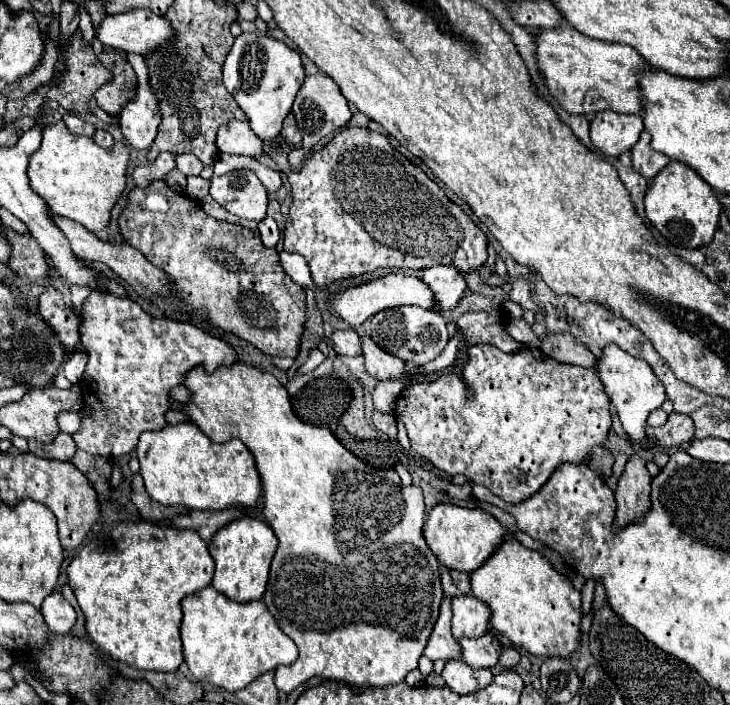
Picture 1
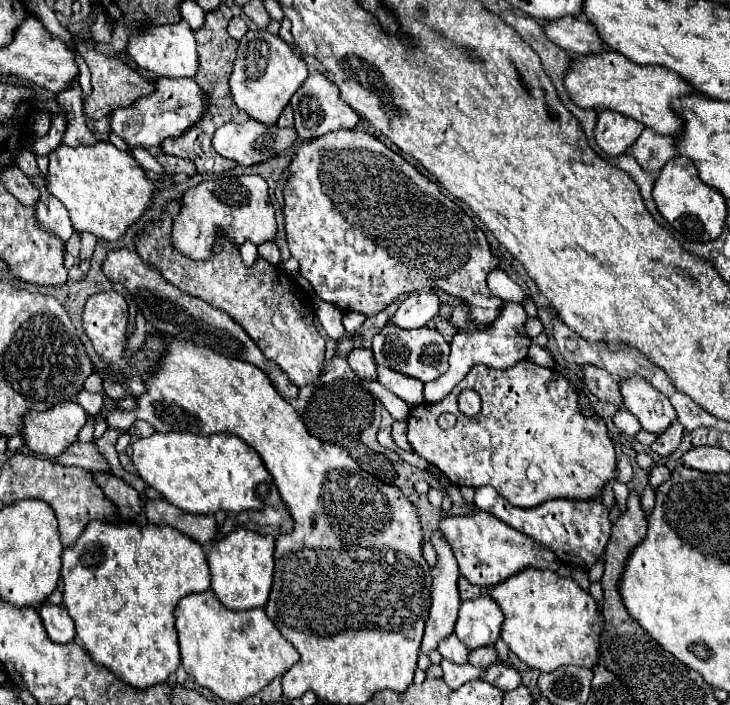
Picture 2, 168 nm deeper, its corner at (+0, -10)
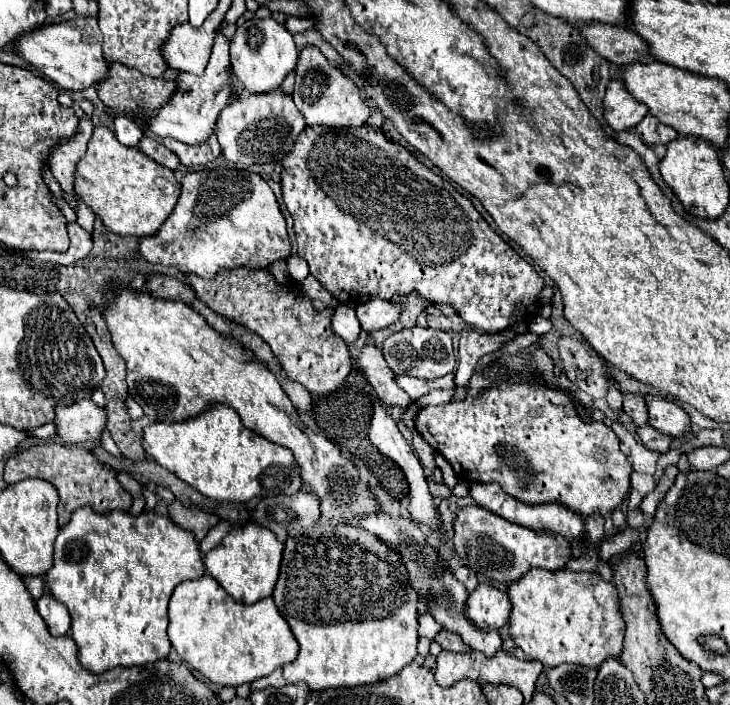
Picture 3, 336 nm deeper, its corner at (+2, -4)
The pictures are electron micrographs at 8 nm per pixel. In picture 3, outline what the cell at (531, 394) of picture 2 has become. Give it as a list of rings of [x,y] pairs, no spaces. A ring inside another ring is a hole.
[[[498,366],[474,372],[468,388],[470,390],[464,402],[426,406],[416,418],[418,432],[450,462],[456,476],[472,482],[496,482],[504,492],[524,504],[556,502],[580,514],[582,518],[592,514],[606,516],[608,512],[620,508],[620,504],[626,500],[632,468],[618,448],[620,442],[616,434],[604,422],[584,422],[566,392],[544,388],[540,380],[510,382],[504,378]],[[596,446],[604,446],[608,458],[598,458]]]

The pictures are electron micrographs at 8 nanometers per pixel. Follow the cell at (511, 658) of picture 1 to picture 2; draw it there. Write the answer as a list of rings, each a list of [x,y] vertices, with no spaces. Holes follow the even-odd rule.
[[[486,646],[486,648],[476,648],[470,652],[470,664],[472,666],[480,666],[480,668],[488,668],[492,664],[500,662],[498,650],[494,646]]]

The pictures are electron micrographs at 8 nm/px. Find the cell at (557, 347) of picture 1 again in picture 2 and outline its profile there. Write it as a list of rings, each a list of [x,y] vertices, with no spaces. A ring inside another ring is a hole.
[[[582,366],[582,376],[584,376],[584,386],[602,402],[612,402],[612,404],[622,404],[620,390],[618,390],[618,380],[616,376],[612,378],[608,372],[604,372],[598,366]]]

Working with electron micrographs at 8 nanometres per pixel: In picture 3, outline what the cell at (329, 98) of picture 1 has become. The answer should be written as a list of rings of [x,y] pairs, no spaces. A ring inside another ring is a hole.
[[[304,46],[300,50],[292,96],[310,126],[364,126],[370,118],[370,106],[360,96],[360,88],[336,64],[328,62],[316,46]]]

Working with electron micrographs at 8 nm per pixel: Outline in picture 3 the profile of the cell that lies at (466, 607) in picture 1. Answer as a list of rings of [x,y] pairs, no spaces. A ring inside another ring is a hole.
[[[478,584],[468,598],[466,616],[482,630],[500,630],[508,622],[510,608],[512,604],[504,590],[498,590],[490,584]]]

